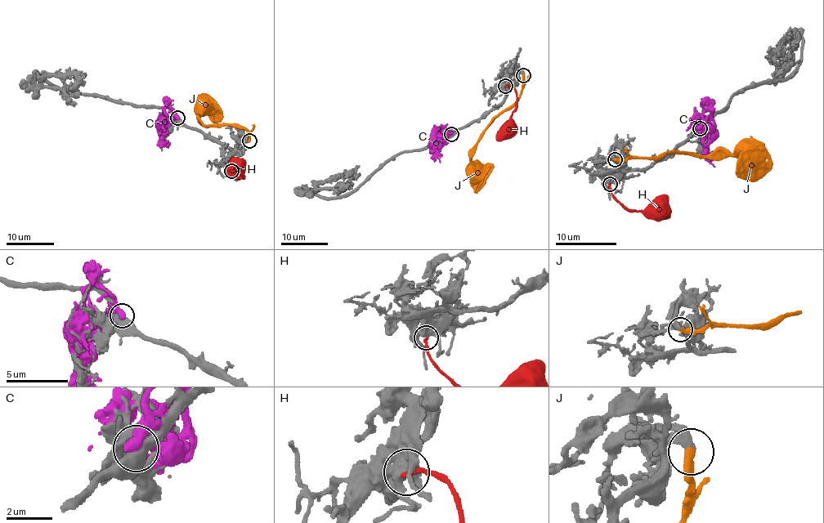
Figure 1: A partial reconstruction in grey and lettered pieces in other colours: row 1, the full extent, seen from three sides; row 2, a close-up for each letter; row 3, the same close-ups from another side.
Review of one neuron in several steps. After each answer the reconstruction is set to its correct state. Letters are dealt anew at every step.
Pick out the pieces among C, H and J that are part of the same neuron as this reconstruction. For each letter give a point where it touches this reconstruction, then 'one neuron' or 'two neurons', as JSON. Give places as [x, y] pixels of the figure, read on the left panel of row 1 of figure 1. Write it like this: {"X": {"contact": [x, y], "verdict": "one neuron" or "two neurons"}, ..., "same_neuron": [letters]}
{"C": {"contact": [177, 118], "verdict": "two neurons"}, "H": {"contact": [231, 171], "verdict": "two neurons"}, "J": {"contact": [249, 140], "verdict": "one neuron"}, "same_neuron": ["J"]}

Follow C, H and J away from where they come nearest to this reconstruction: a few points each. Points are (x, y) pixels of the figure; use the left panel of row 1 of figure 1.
C: (178, 118), (173, 113), (163, 136), (163, 145), (167, 148)
H: (231, 171), (243, 173), (244, 176), (226, 174)
J: (248, 141), (246, 128), (224, 122), (204, 125), (198, 119), (207, 108)

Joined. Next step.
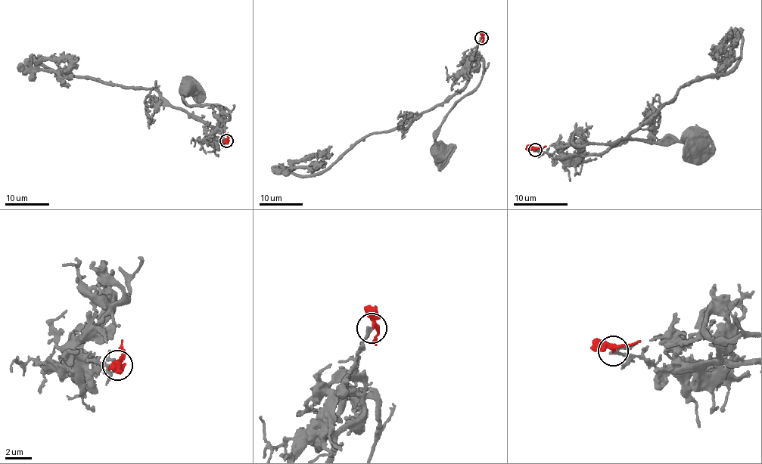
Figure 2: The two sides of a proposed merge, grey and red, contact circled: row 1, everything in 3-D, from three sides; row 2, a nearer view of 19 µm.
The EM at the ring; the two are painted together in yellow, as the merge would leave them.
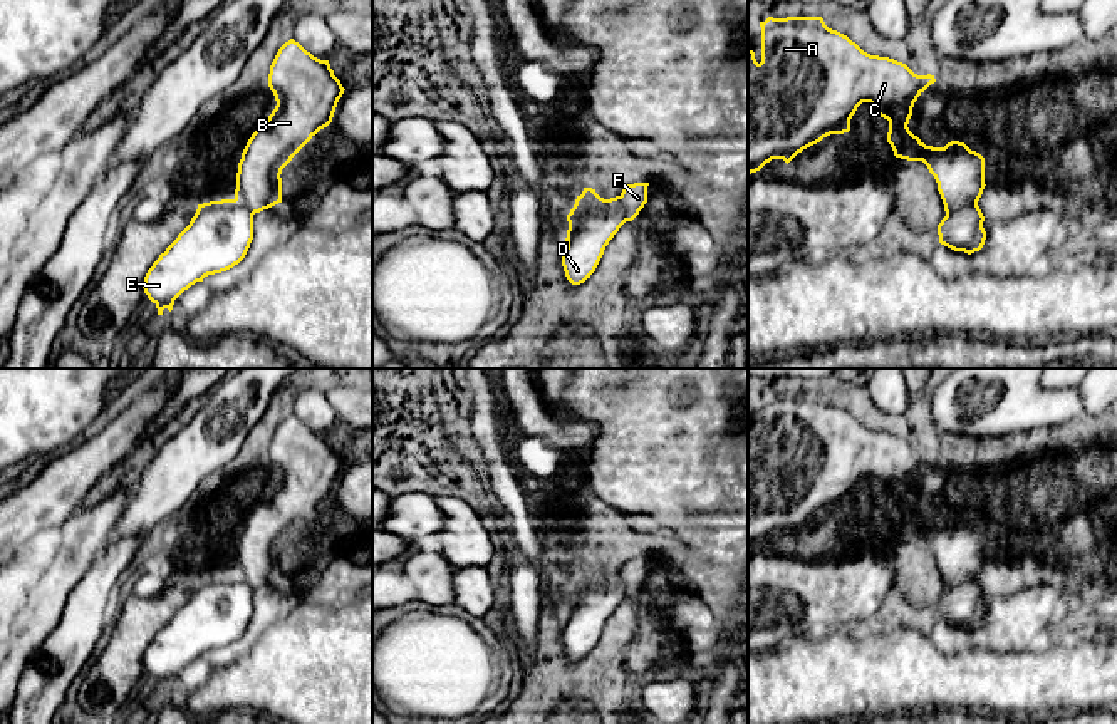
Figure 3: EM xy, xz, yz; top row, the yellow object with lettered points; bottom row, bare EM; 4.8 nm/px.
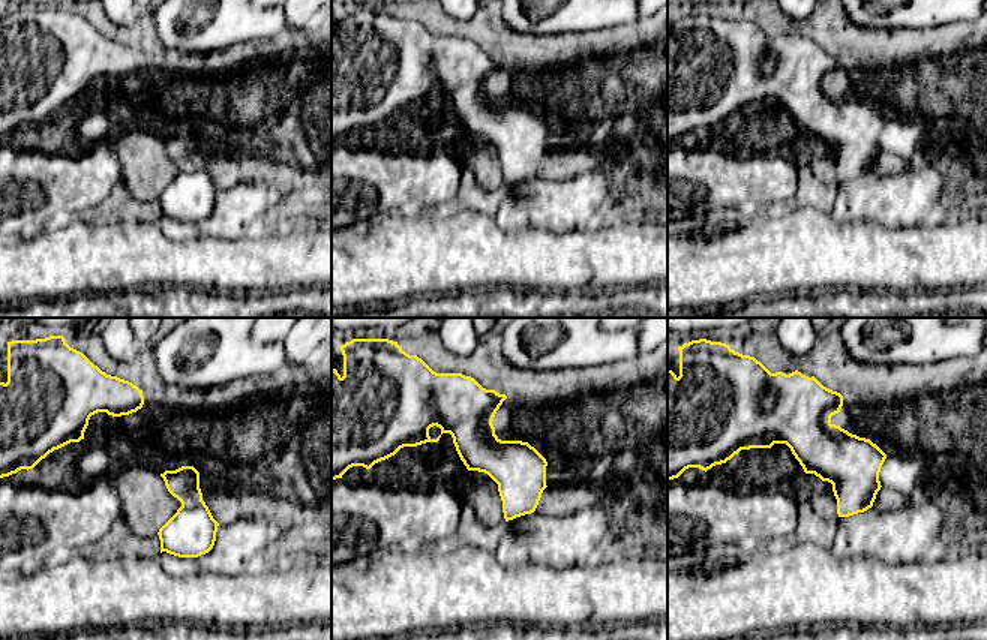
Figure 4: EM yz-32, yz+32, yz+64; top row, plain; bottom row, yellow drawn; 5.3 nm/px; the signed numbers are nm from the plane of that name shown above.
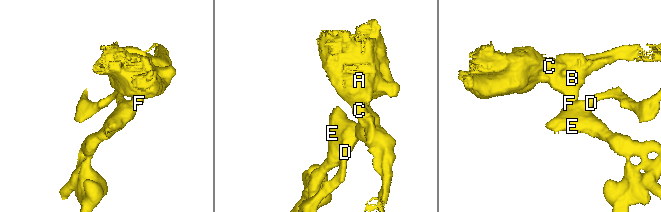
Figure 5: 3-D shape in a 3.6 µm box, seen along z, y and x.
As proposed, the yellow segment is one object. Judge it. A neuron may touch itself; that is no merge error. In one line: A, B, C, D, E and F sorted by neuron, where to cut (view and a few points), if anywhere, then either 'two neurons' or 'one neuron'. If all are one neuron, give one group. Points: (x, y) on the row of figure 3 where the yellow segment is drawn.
A B C F / D E | yz (976, 203), (956, 208), (946, 215) | two neurons

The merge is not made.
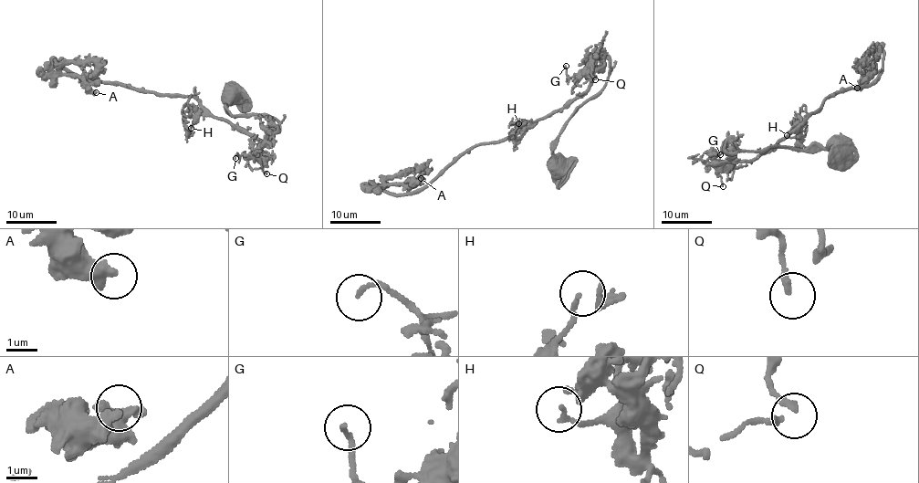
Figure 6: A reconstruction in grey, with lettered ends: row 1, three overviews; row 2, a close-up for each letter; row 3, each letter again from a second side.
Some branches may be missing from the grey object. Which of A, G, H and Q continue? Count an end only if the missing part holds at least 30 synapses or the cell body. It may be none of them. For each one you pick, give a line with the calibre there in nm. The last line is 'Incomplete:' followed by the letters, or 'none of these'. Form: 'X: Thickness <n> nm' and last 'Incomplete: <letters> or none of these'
Incomplete: none of these

